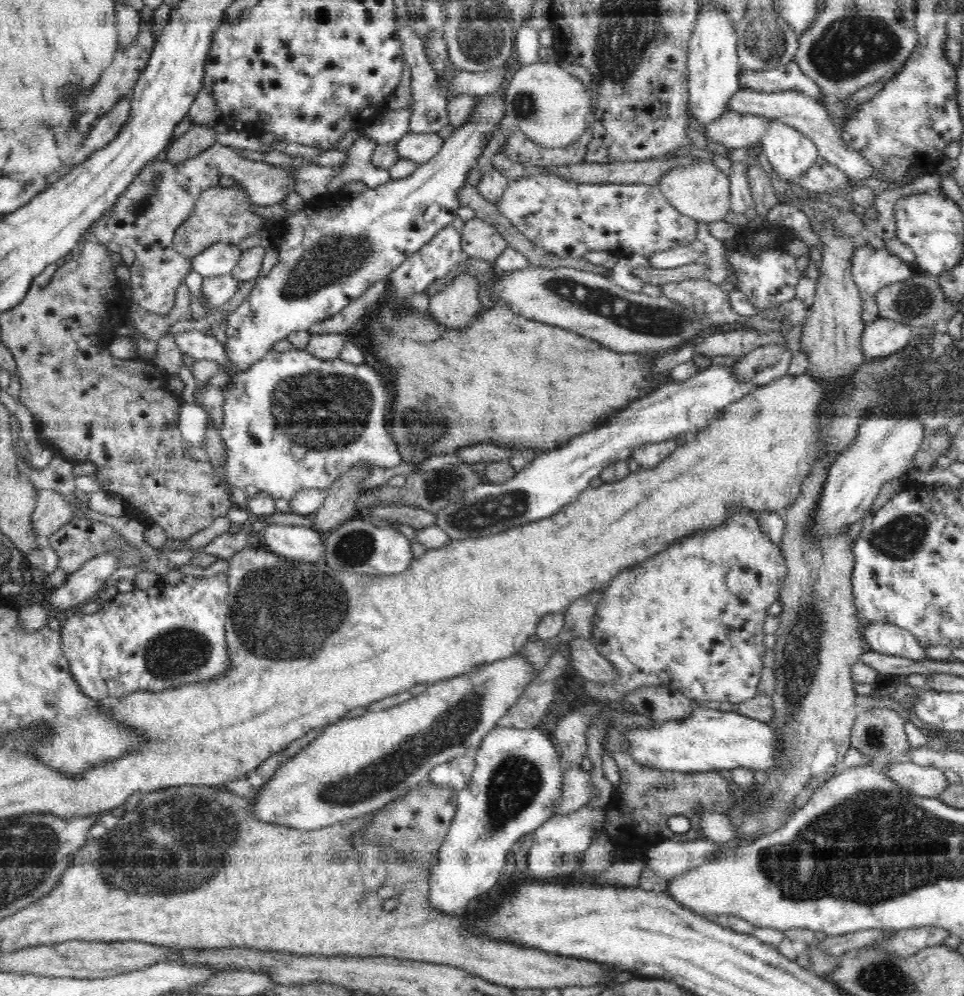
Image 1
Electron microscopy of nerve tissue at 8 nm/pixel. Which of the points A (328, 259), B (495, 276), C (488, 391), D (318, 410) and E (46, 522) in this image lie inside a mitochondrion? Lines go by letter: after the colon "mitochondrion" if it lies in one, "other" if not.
A: mitochondrion
B: other
C: other
D: mitochondrion
E: other

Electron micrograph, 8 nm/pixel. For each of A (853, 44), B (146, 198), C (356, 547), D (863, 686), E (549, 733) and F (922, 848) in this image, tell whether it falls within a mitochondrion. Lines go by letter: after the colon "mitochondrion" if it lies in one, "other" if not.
A: mitochondrion
B: mitochondrion
C: mitochondrion
D: other
E: other
F: mitochondrion

